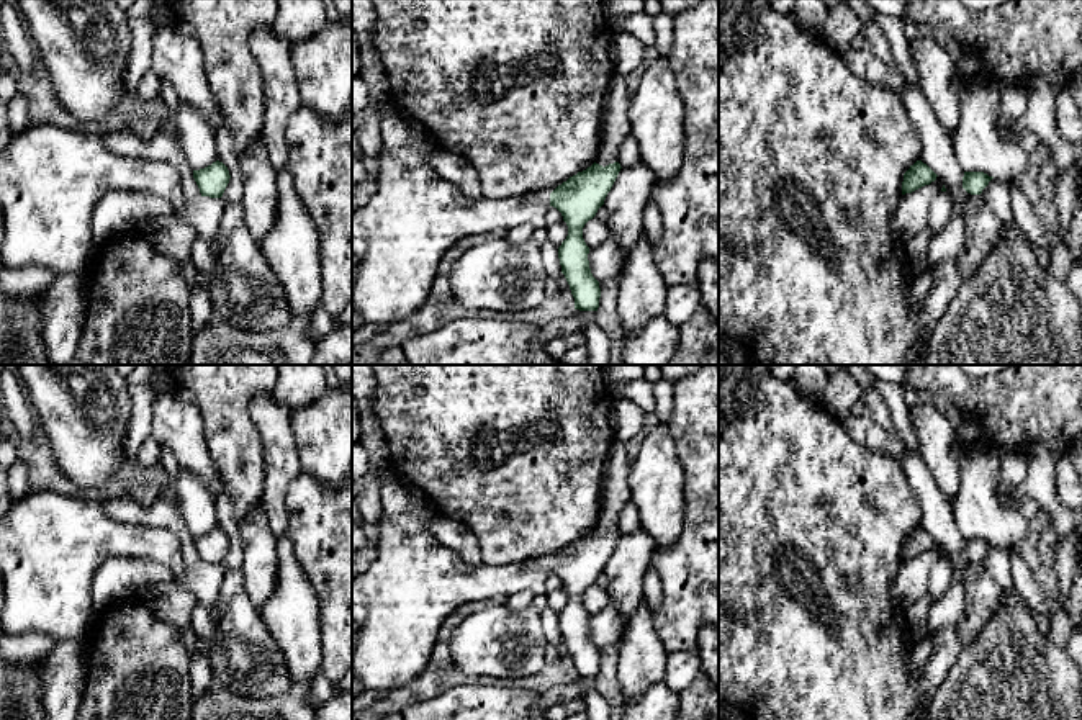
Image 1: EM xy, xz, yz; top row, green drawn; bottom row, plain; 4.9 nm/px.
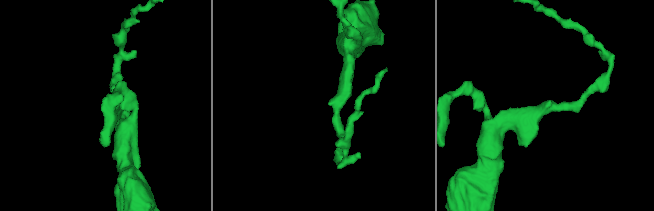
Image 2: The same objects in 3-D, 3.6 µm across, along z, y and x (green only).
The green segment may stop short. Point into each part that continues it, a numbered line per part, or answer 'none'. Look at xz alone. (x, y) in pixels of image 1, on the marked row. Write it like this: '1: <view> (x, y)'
1: xz (400, 236)

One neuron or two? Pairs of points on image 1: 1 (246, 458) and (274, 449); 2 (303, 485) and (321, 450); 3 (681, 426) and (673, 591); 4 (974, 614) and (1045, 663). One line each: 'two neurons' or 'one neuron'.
1: two neurons
2: two neurons
3: one neuron
4: two neurons

